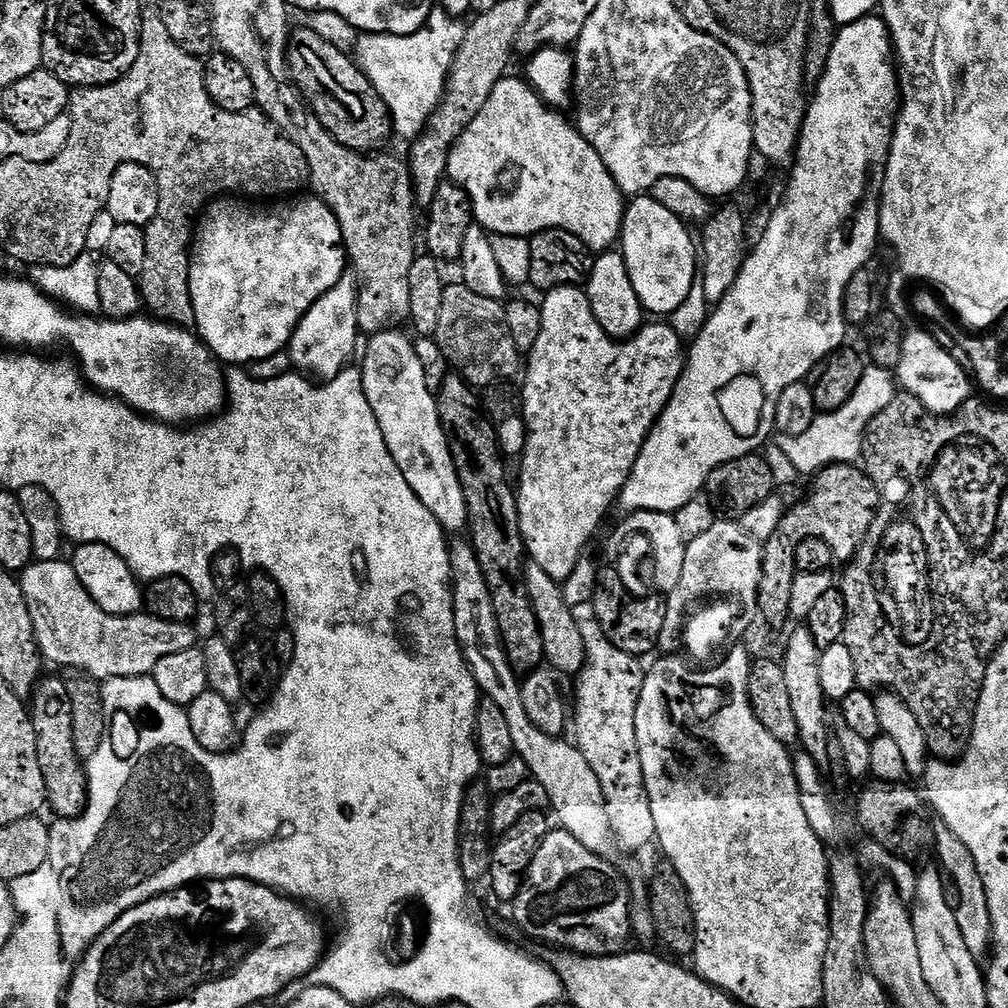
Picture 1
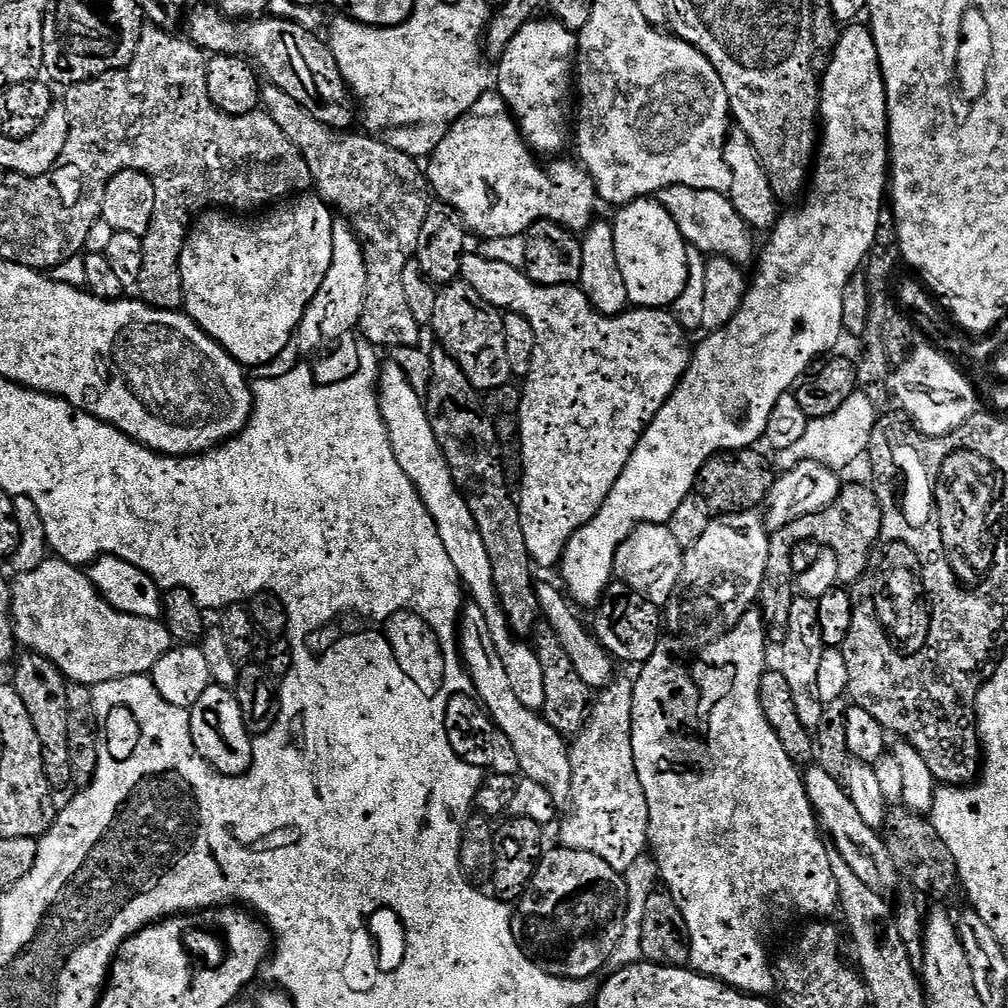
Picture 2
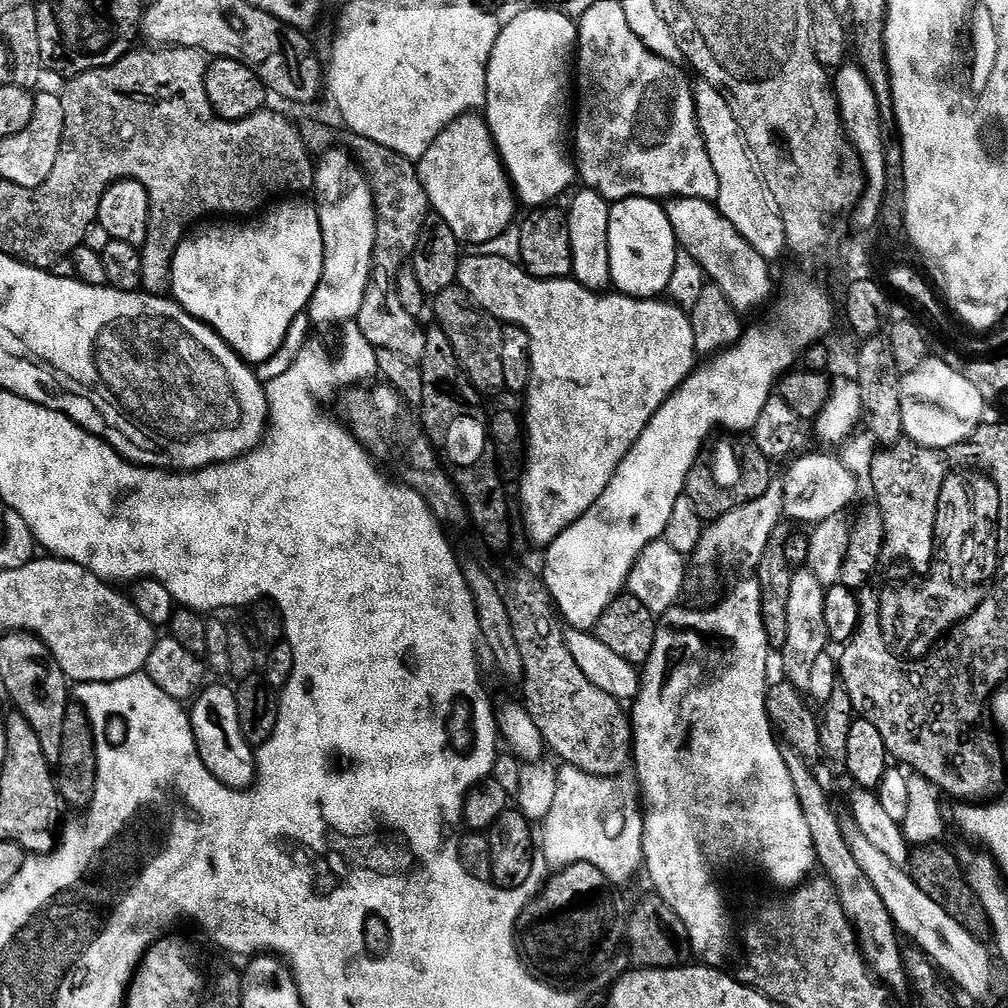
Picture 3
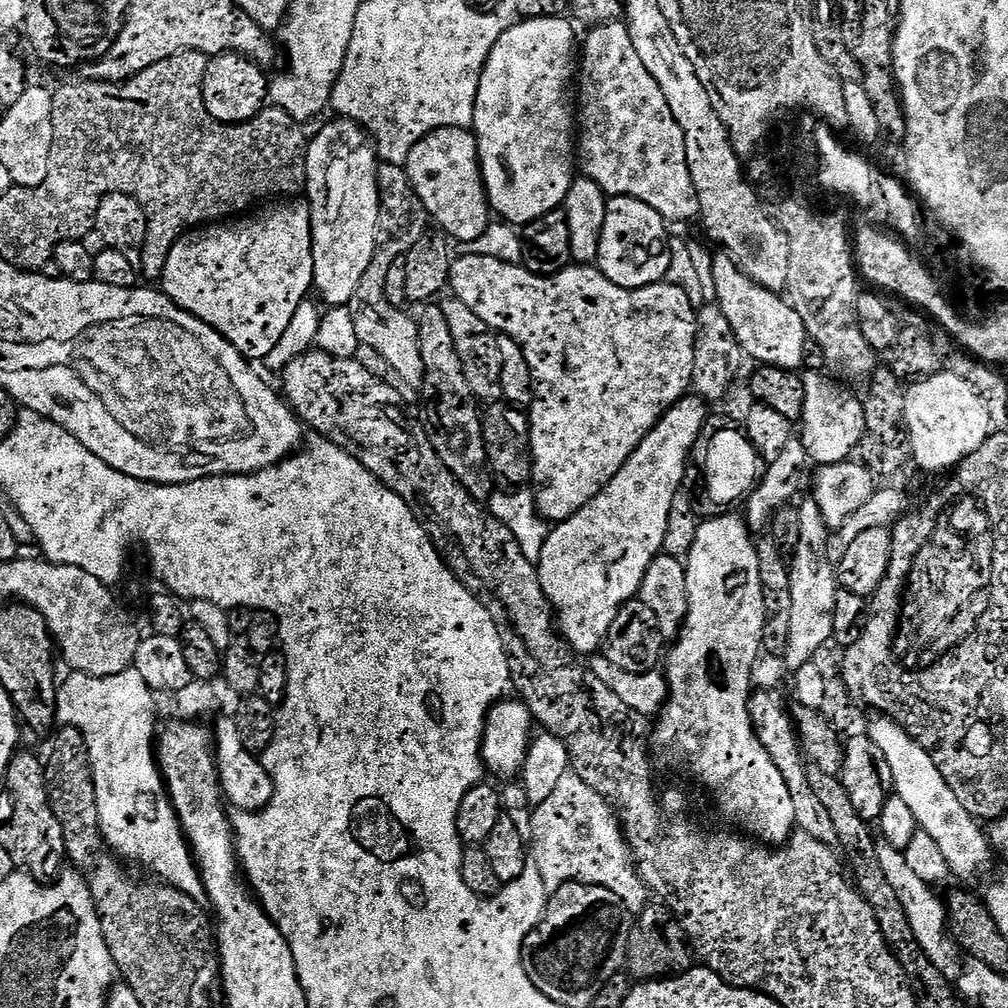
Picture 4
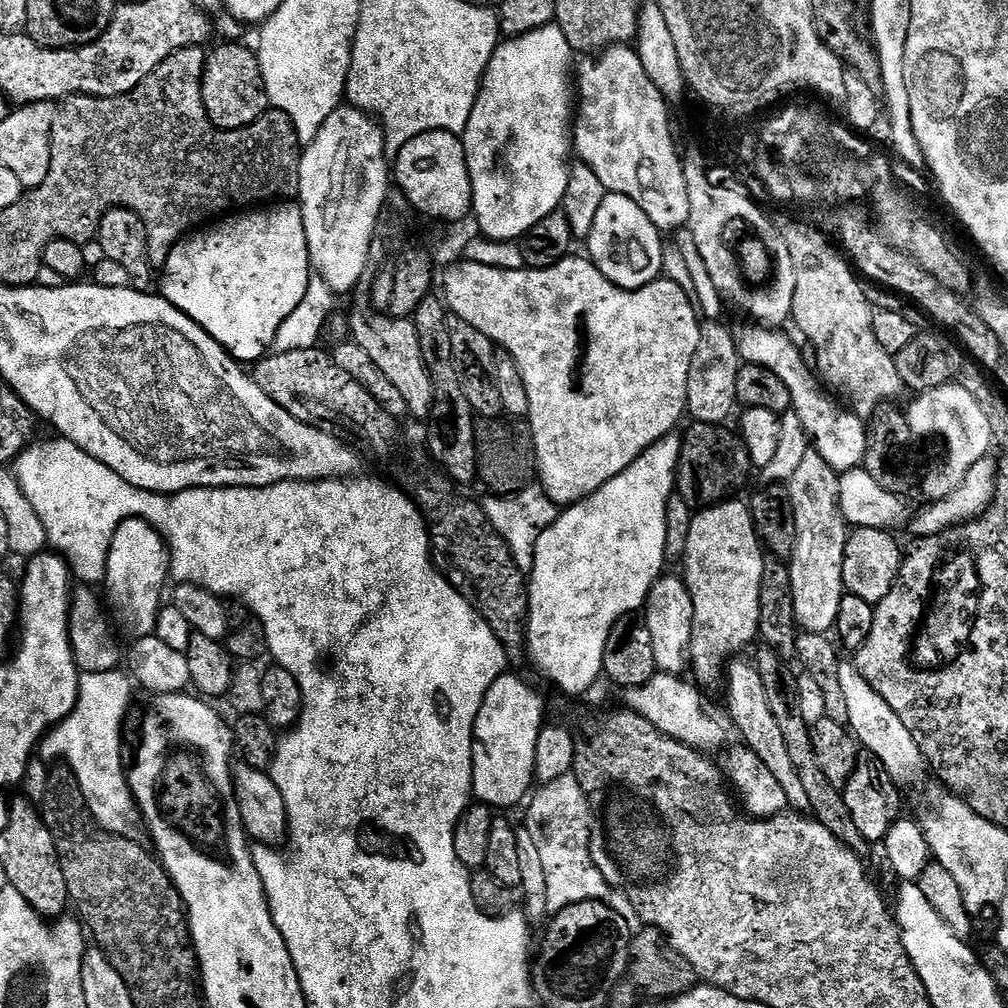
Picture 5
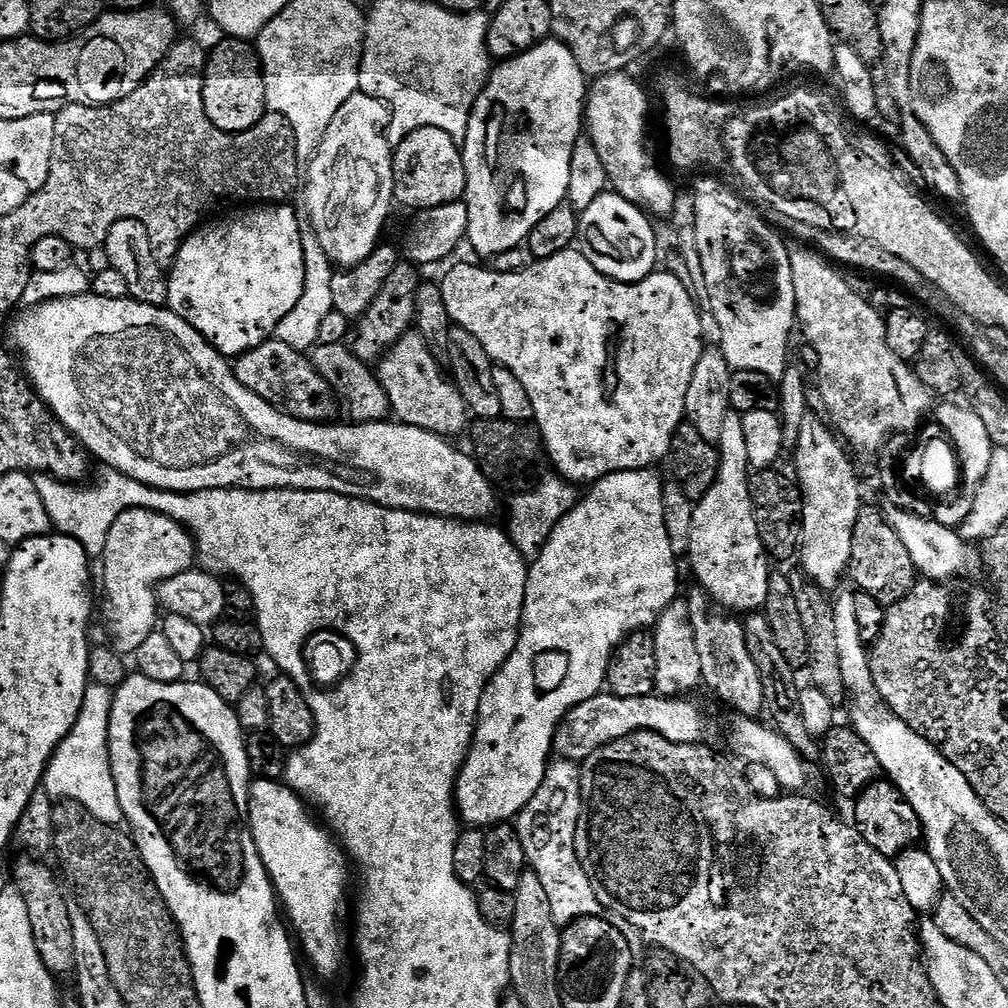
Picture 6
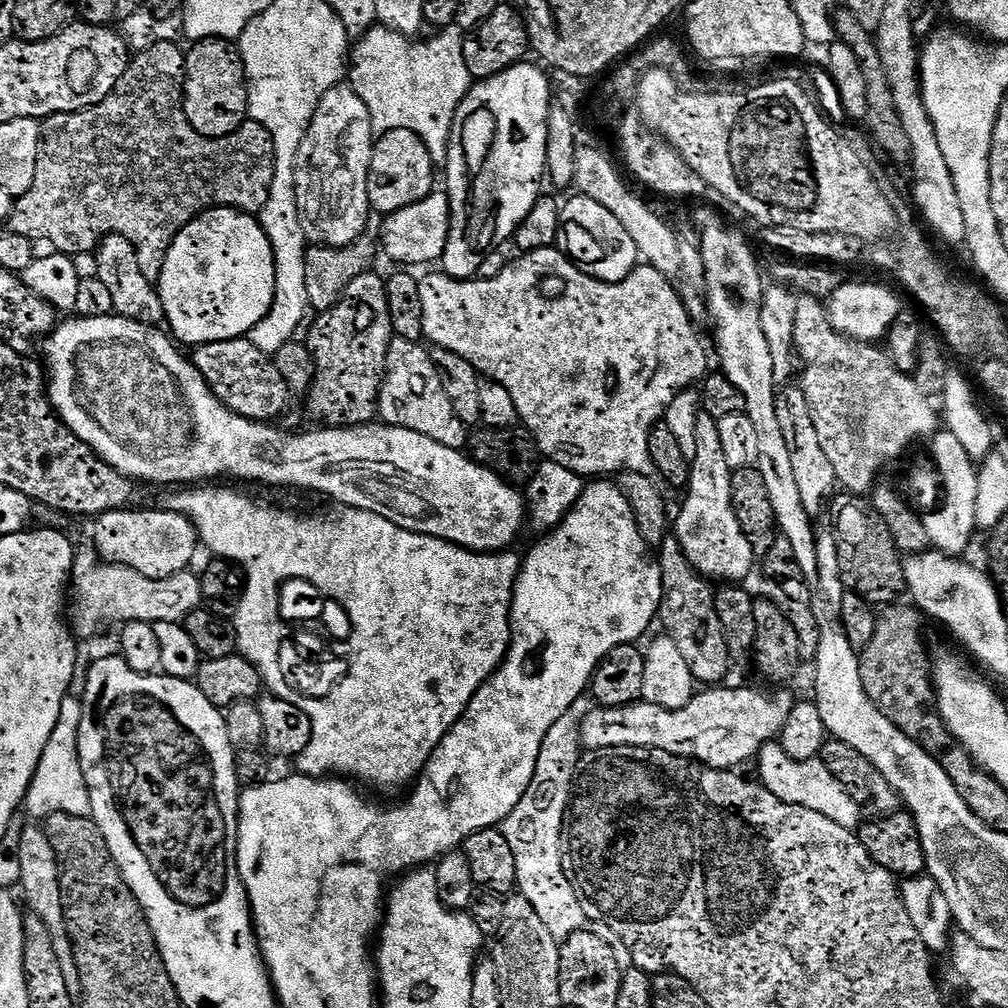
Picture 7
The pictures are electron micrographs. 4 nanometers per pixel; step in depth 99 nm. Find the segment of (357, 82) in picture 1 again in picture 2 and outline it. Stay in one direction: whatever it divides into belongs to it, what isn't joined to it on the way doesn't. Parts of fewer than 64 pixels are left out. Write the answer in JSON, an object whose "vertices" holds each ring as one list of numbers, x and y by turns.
{"vertices":[[215,7,194,8,186,20,186,36,197,48,208,54,233,52,251,58,258,65,259,71,272,79,269,80,271,87,280,88,290,98,294,98,294,102,314,114,318,122,330,124,337,130,347,129,351,125,348,123,352,120,352,108,354,112,353,97,336,68,327,43,316,32,308,32,294,21,279,18,252,18,237,23,240,25,235,28,232,25,235,23]]}

